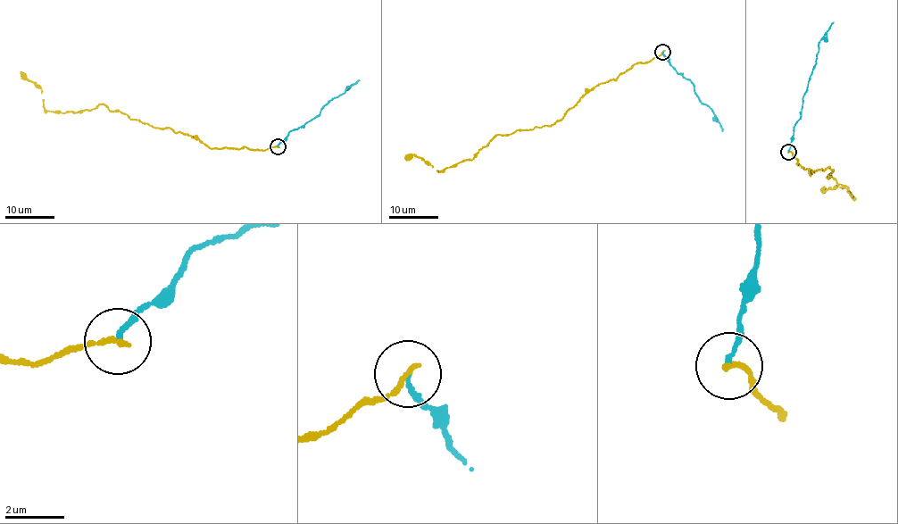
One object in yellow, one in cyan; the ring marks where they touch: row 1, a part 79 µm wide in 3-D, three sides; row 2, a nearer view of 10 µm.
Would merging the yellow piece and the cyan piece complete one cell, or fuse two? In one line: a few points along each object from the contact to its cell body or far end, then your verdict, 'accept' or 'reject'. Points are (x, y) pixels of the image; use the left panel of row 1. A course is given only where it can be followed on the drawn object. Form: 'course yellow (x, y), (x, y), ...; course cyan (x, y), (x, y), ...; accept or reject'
course yellow (277, 147), (212, 148), (101, 103), (78, 112), (45, 109), (41, 88), (20, 72); course cyan (277, 147), (292, 130), (320, 114), (322, 105), (359, 79); reject

